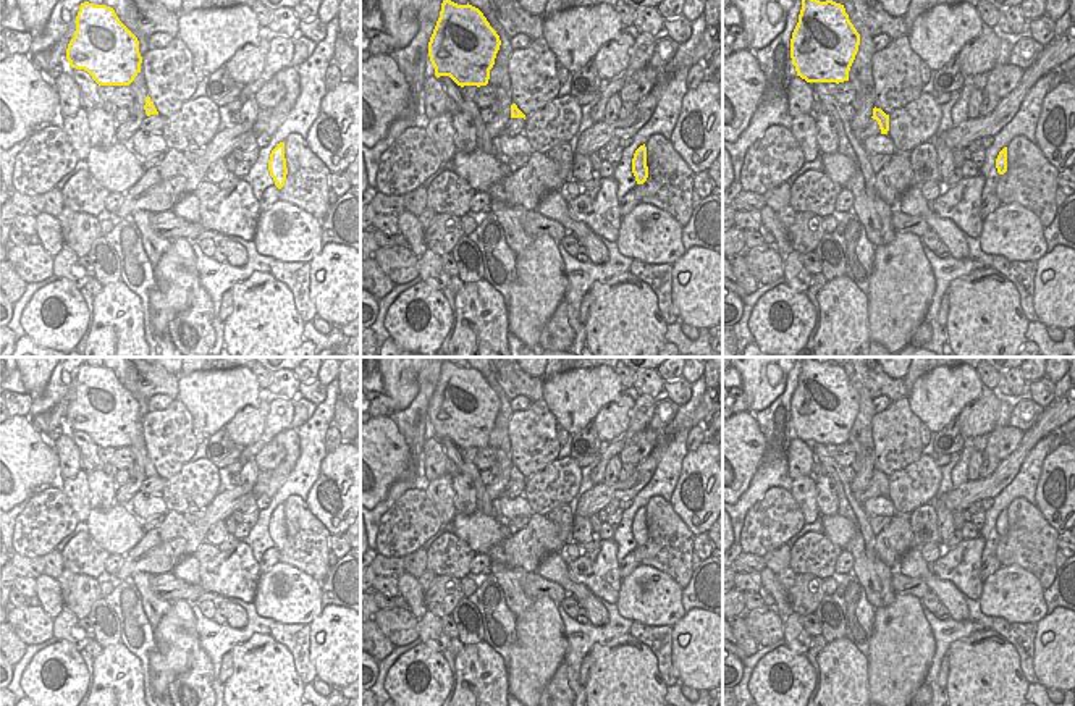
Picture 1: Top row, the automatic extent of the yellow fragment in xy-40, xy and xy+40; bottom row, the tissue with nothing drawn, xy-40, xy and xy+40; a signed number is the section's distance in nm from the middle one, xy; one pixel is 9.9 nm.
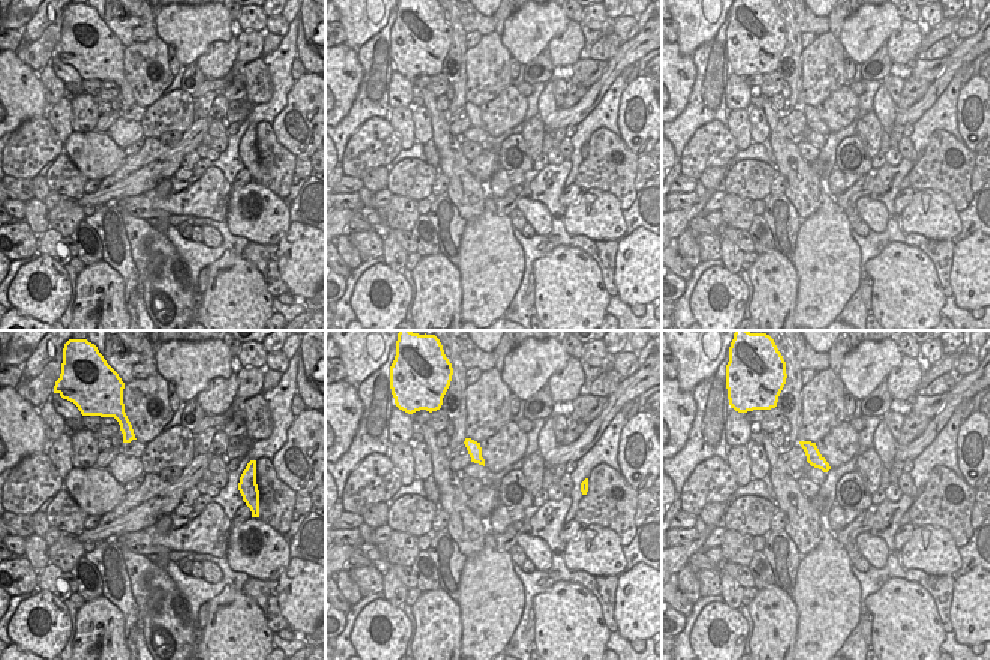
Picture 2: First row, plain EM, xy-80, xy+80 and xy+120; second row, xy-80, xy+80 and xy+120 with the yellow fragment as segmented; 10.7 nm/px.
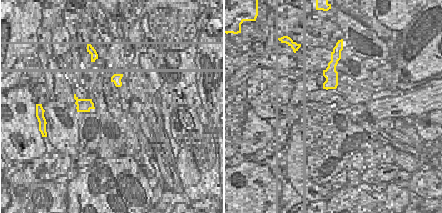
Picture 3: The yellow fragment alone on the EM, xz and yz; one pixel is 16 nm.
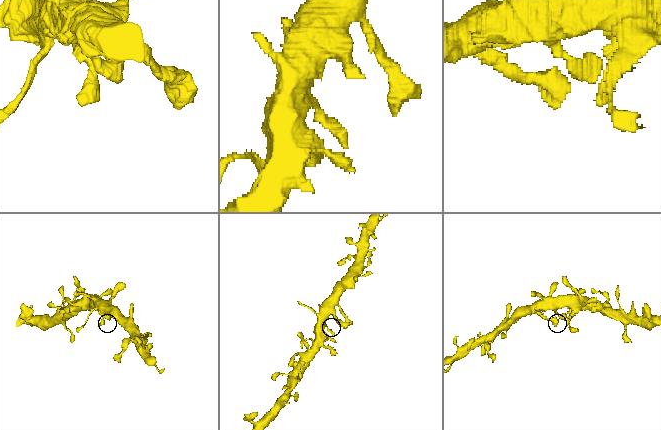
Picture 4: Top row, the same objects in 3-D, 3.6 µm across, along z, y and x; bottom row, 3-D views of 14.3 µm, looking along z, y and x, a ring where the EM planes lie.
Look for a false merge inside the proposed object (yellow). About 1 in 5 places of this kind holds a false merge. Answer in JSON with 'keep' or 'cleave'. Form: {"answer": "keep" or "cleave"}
{"answer": "keep"}

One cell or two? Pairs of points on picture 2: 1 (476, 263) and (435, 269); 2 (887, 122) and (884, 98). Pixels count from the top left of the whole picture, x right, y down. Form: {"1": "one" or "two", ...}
{"1": "two", "2": "one"}

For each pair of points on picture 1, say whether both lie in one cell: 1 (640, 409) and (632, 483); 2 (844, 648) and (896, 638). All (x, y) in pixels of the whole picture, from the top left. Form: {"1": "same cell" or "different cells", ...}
{"1": "different cells", "2": "different cells"}

